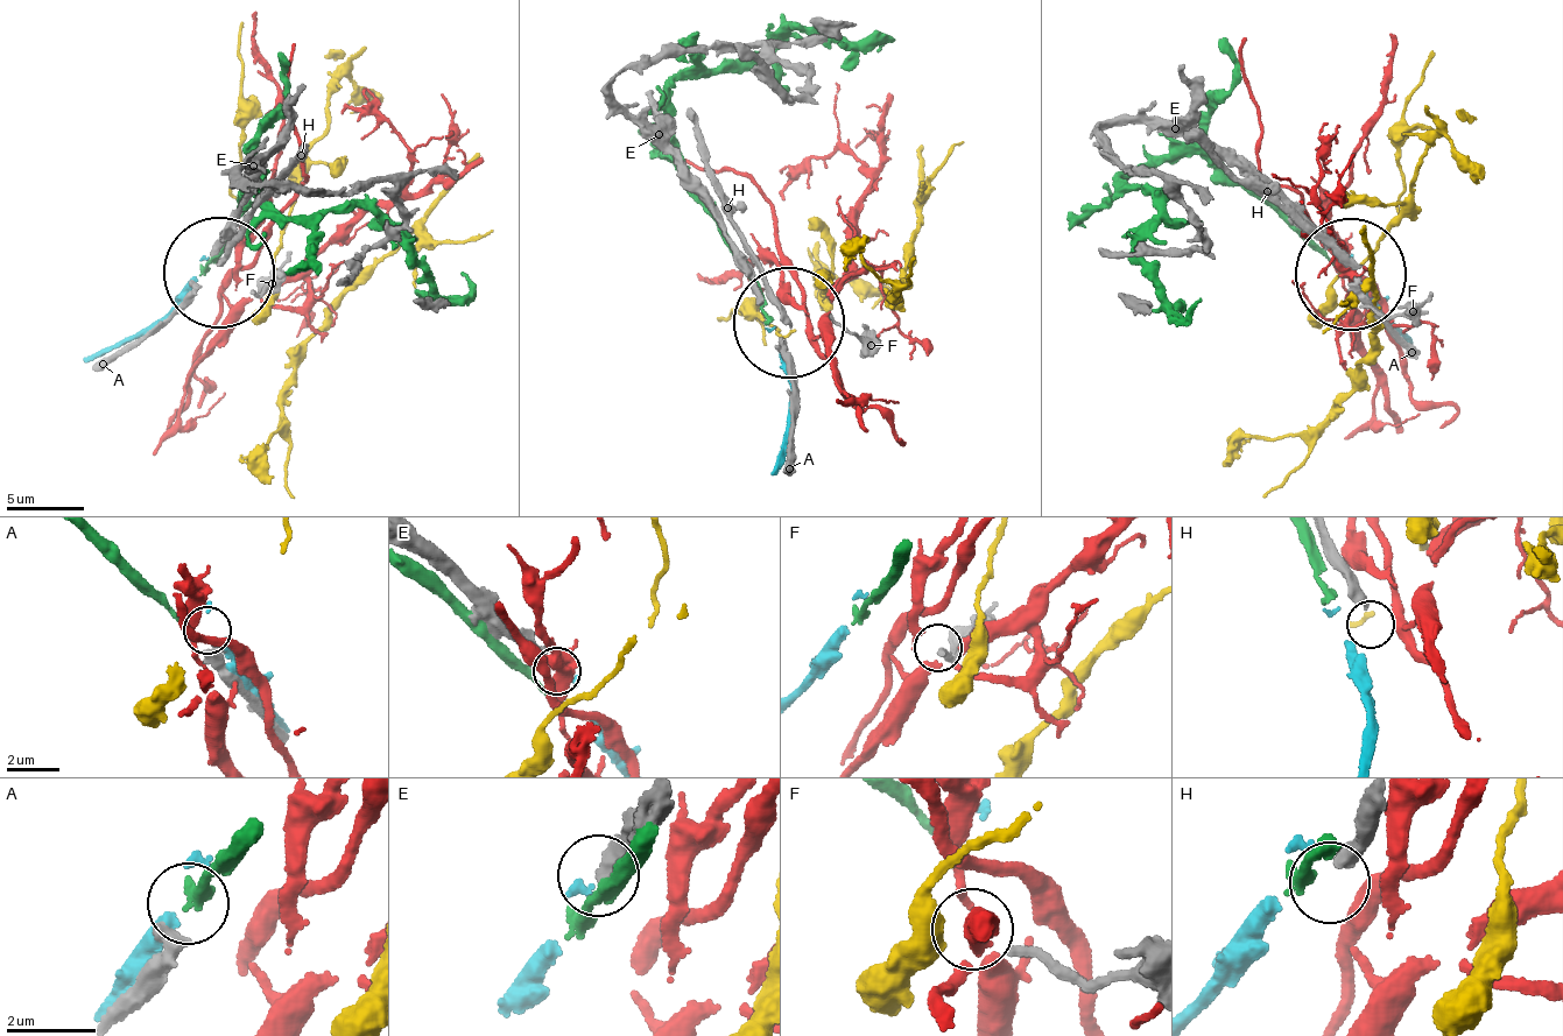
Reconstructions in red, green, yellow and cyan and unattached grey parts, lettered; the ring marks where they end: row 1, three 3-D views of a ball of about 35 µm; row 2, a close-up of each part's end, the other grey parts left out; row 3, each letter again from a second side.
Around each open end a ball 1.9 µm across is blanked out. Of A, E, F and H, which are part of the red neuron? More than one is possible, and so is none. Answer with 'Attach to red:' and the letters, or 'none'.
Attach to red: none

